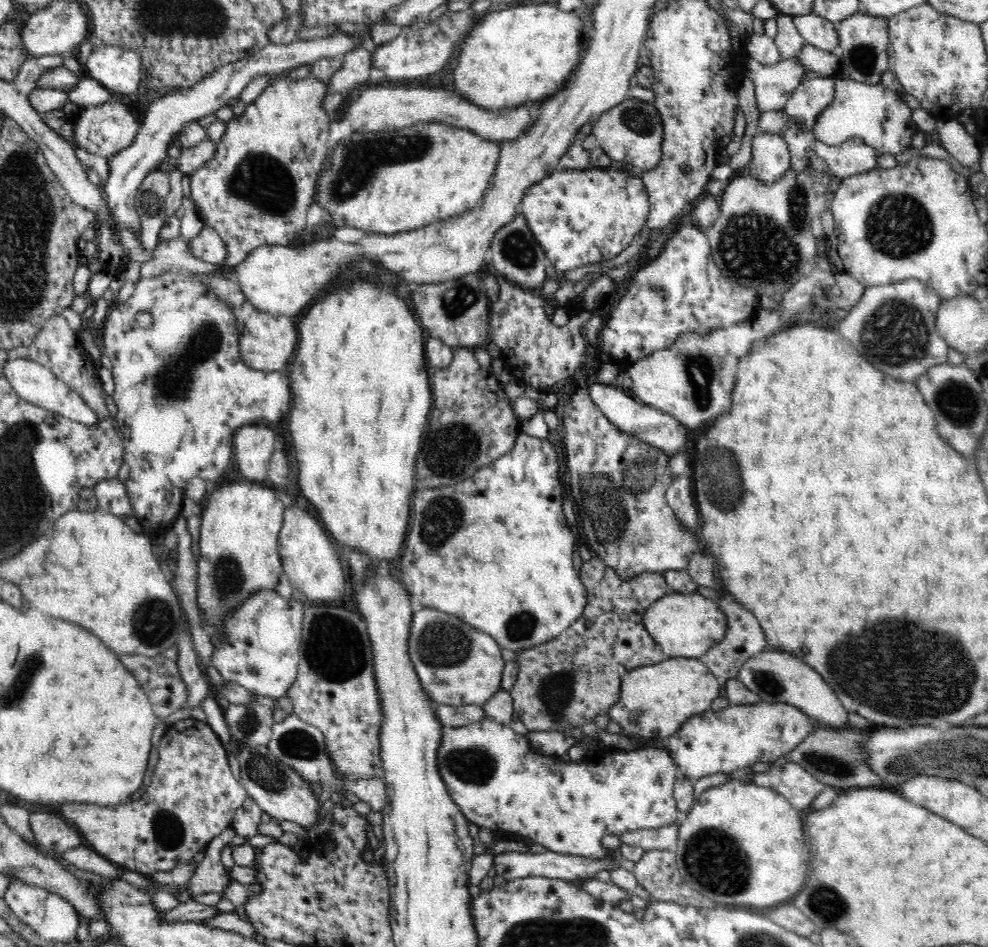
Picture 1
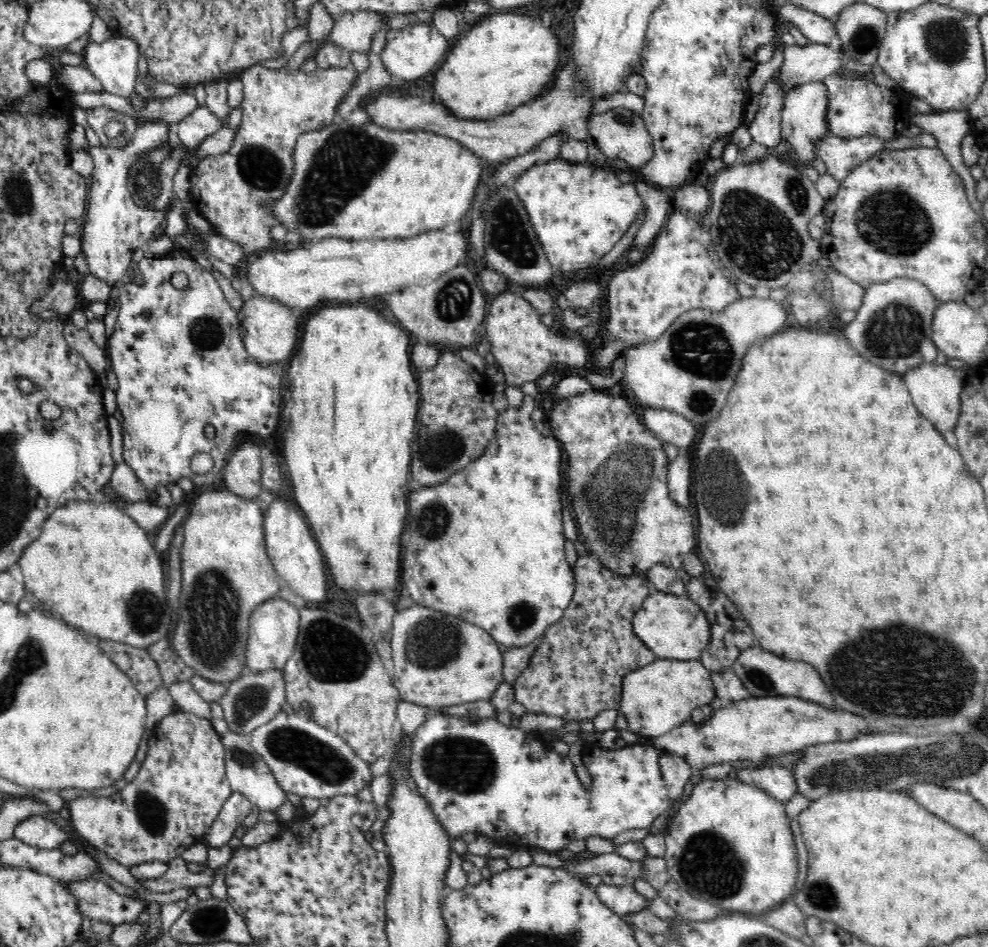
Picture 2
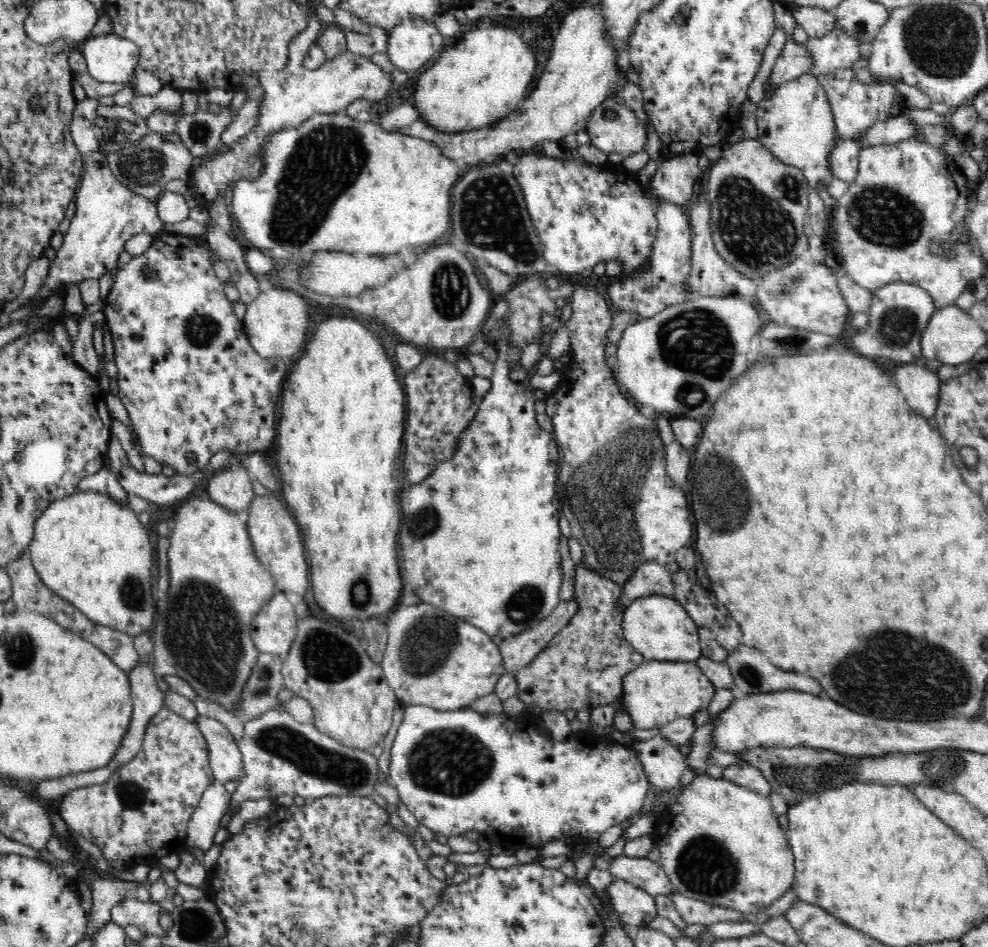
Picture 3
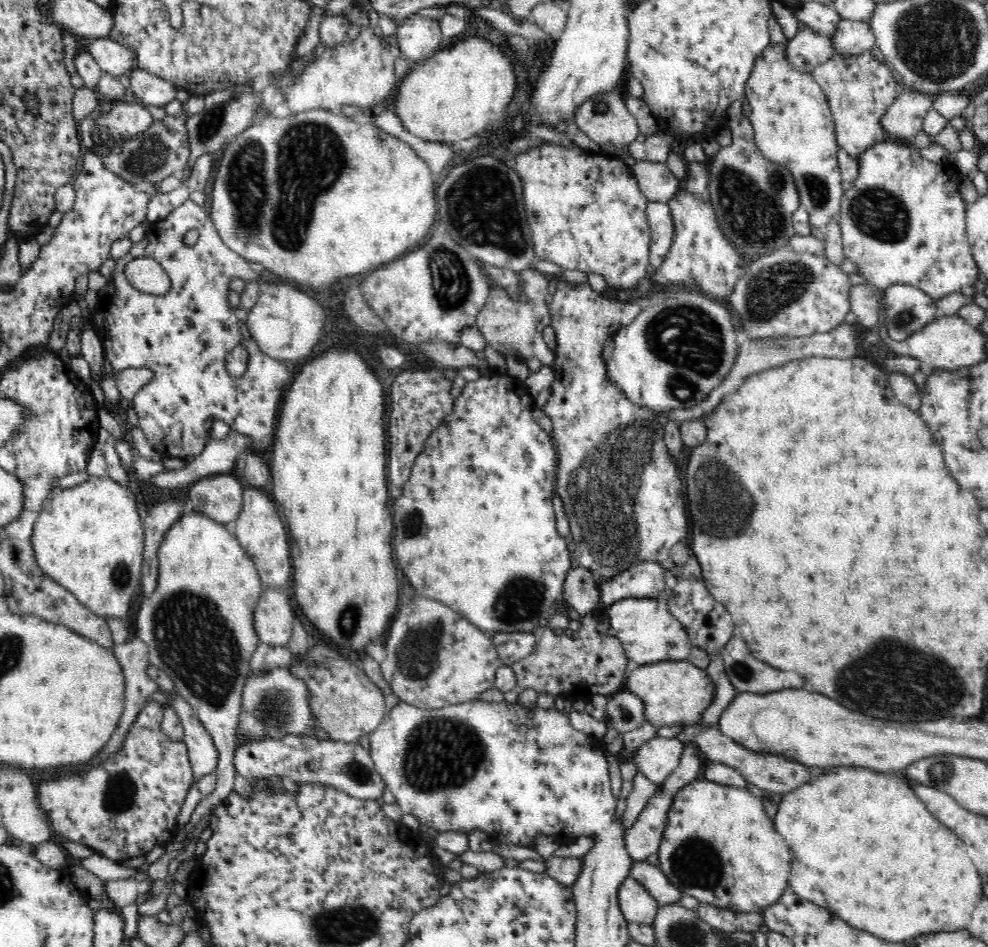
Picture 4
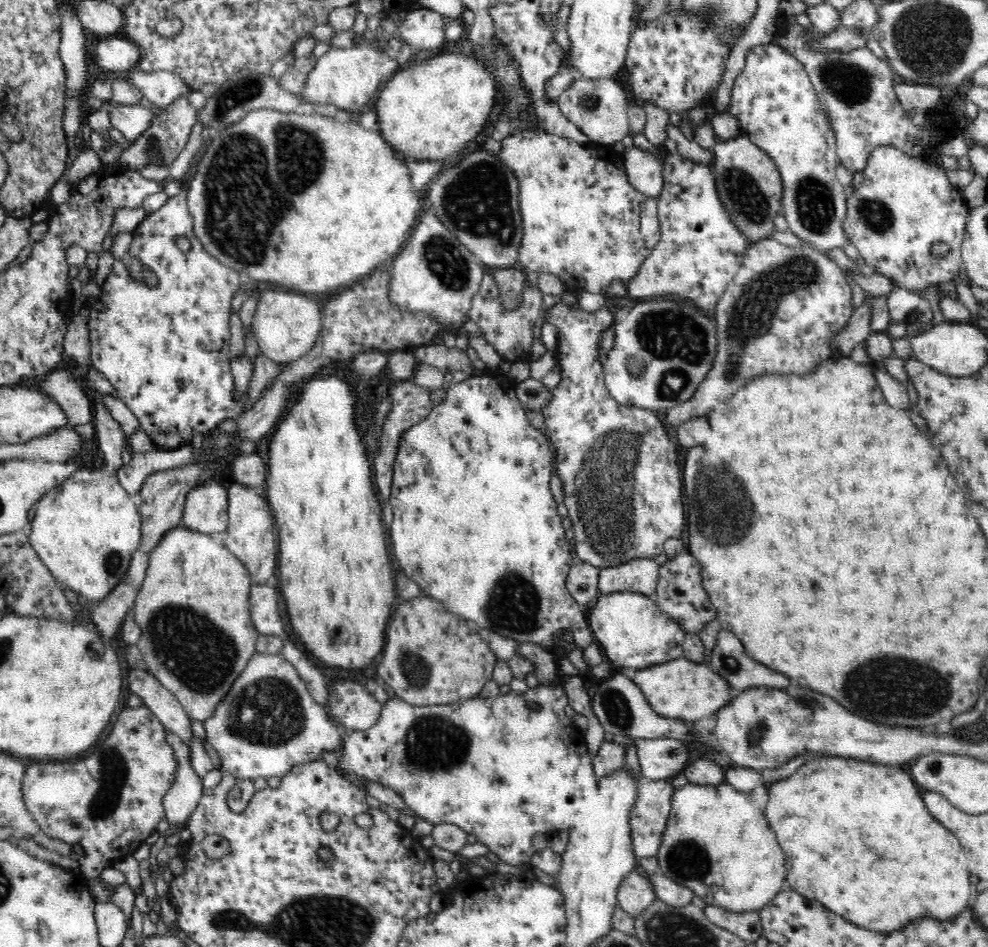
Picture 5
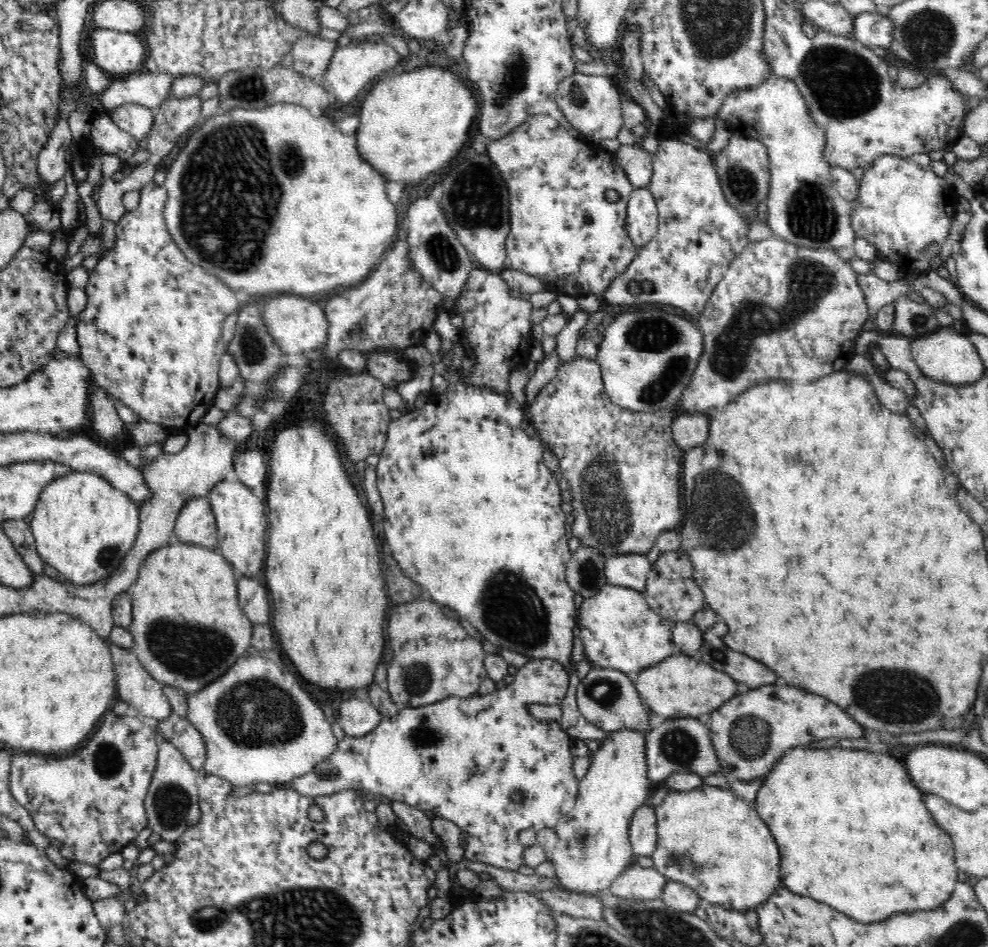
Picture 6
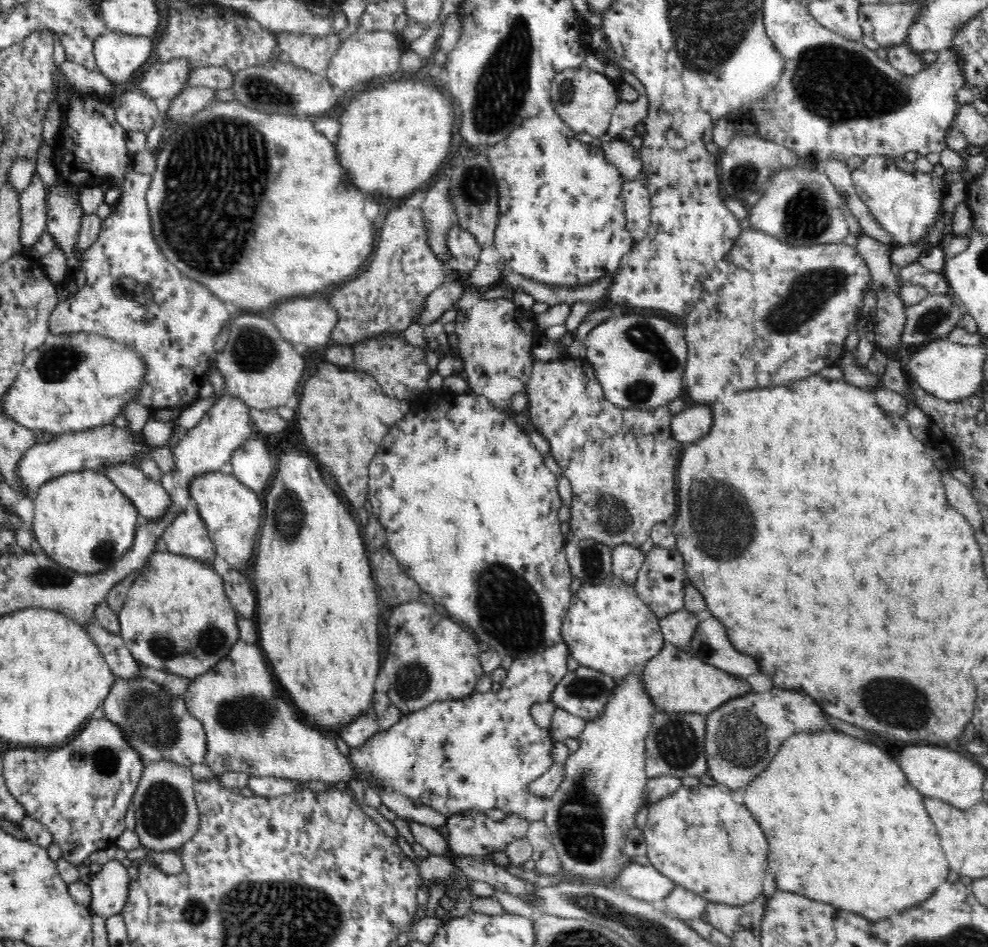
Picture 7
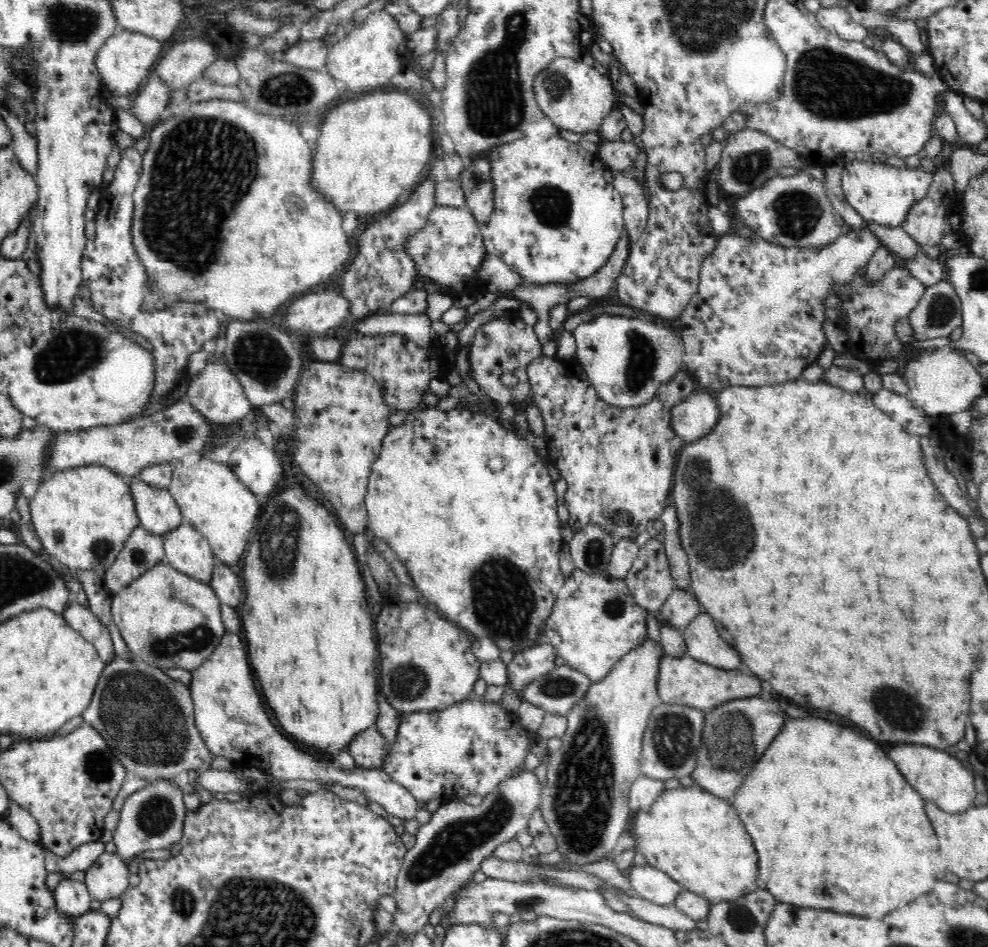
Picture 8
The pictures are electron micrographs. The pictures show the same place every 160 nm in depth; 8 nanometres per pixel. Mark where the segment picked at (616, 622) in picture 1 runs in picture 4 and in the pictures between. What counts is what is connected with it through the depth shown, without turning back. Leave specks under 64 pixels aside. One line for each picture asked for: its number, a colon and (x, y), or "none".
2: (576, 671)
3: (583, 665)
4: (578, 664)

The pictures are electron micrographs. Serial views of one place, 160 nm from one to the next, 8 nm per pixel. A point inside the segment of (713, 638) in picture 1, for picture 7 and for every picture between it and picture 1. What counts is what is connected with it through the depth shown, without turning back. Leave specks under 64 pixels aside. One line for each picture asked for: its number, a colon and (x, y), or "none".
2: (672, 626)
3: (657, 626)
4: (649, 633)
5: (634, 633)
6: (619, 631)
7: (608, 629)

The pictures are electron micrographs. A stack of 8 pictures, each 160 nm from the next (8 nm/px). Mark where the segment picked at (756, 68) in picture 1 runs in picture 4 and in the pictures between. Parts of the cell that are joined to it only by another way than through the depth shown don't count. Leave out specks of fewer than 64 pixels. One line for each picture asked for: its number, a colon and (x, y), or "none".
2: (814, 62)
3: (837, 50)
4: (851, 38)

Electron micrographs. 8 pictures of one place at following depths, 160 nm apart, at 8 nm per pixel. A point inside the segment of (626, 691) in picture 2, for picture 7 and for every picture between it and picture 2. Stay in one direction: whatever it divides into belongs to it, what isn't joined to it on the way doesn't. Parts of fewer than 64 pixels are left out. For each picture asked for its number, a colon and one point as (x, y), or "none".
3: (656, 692)
4: (674, 692)
5: (680, 689)
6: (679, 686)
7: (677, 681)

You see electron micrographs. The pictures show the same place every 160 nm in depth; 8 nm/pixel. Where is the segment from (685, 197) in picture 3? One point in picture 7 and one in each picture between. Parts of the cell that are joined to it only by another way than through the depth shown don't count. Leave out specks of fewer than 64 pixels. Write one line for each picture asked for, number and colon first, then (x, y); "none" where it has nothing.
4: (657, 183)
5: (644, 169)
6: (637, 164)
7: (626, 158)

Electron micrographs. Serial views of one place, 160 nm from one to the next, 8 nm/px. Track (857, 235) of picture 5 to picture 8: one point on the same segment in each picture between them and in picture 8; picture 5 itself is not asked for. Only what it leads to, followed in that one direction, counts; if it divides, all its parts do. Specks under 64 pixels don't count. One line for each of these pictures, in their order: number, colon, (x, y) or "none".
6: (900, 208)
7: (906, 204)
8: (883, 194)

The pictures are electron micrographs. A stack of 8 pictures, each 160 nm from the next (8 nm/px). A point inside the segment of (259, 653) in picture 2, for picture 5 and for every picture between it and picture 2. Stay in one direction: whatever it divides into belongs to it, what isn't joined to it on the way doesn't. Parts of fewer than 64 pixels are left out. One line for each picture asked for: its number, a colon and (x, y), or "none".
3: (273, 629)
4: (274, 616)
5: (266, 613)

